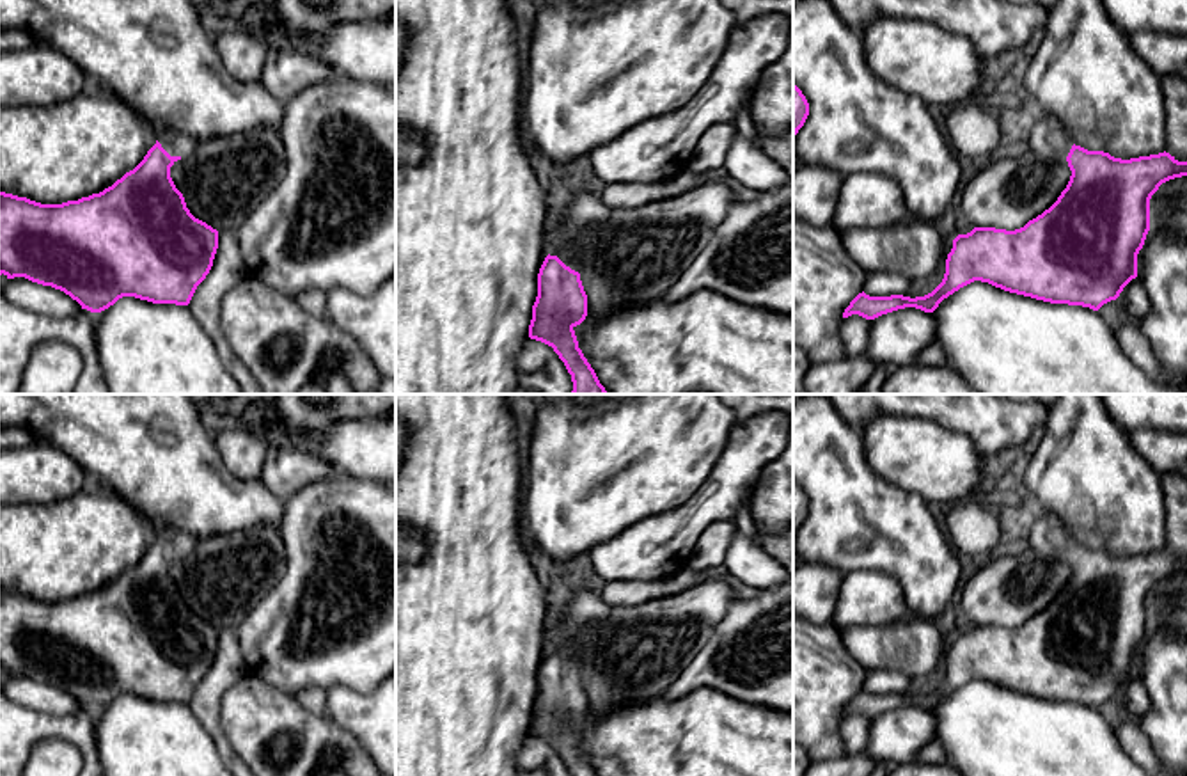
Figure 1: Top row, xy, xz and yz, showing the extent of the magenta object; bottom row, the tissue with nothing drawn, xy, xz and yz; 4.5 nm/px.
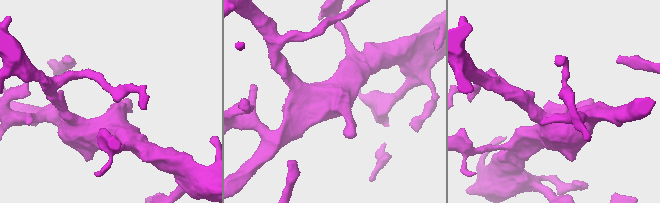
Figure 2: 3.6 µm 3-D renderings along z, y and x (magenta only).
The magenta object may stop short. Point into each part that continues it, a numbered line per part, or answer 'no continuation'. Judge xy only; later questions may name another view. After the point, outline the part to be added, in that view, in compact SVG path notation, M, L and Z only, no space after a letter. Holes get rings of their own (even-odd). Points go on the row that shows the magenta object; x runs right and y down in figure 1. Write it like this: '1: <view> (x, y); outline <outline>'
1: xy (172, 142); outline M156 126L158 142L170 156L181 156L186 142L181 133L169 130L167 126Z

